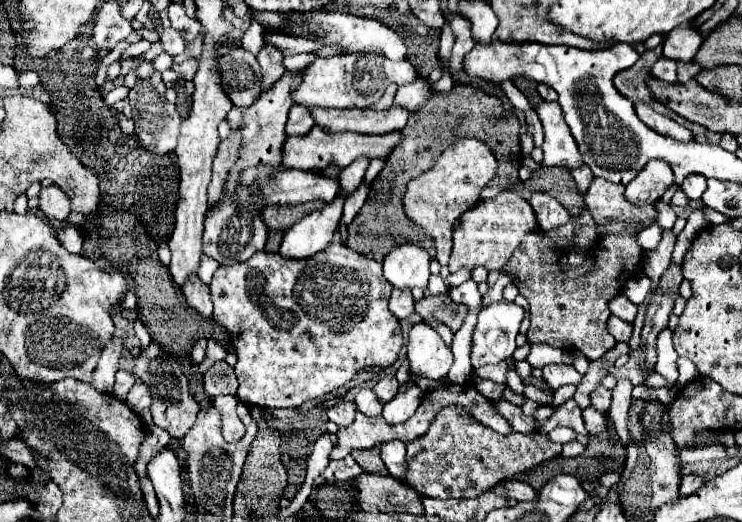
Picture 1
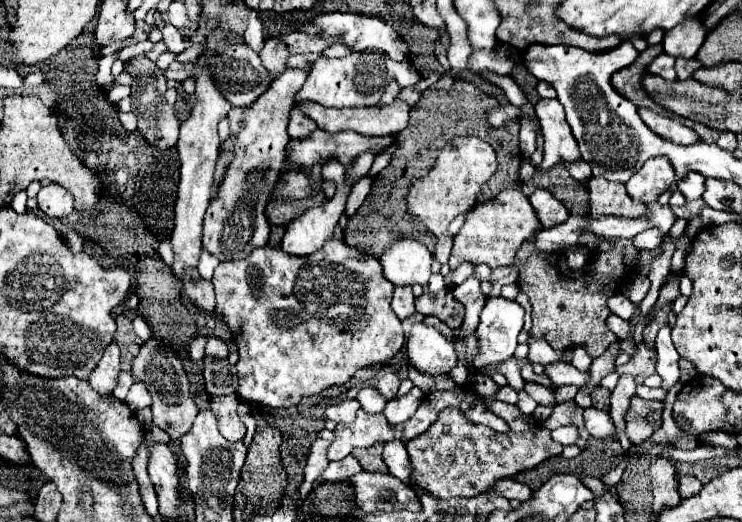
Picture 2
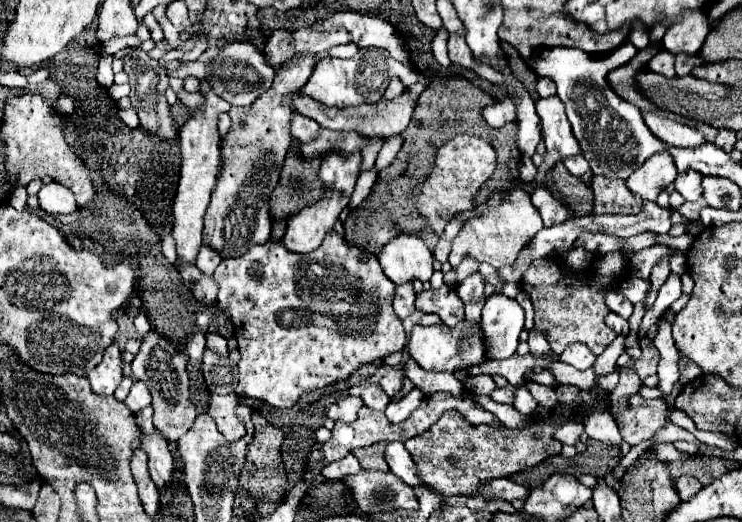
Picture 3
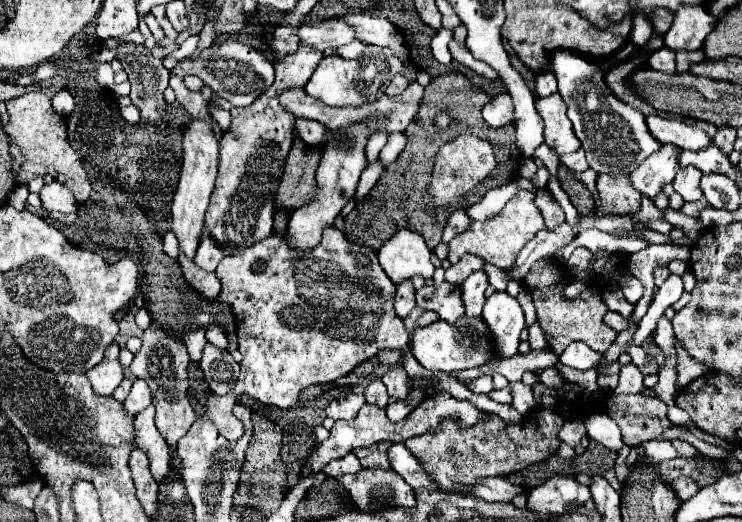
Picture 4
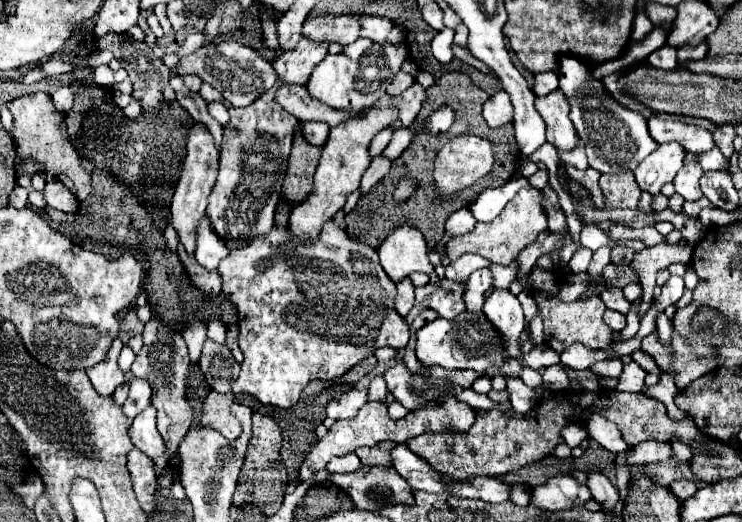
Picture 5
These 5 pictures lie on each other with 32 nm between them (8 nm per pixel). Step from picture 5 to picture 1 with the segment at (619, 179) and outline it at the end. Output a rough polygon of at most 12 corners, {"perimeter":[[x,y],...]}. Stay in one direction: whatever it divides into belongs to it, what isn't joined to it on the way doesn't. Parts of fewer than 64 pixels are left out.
{"perimeter":[[594,178],[586,206],[606,218],[652,224],[654,206],[626,200],[624,186]]}

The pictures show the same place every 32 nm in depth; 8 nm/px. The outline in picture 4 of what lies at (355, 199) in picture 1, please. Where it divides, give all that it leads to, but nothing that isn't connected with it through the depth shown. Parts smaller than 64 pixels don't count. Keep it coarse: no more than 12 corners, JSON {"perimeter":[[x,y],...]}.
{"perimeter":[[380,160],[362,172],[356,190],[358,200],[364,198],[384,172]]}

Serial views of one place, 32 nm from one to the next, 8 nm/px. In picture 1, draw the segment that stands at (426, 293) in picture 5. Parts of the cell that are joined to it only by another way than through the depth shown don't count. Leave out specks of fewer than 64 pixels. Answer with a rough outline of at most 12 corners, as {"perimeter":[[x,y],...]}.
{"perimeter":[[446,292],[424,296],[416,312],[438,322],[456,332],[466,312]]}

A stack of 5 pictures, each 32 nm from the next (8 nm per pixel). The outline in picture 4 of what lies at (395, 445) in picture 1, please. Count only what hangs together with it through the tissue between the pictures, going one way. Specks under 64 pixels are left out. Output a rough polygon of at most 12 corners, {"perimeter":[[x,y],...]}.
{"perimeter":[[392,444],[390,466],[412,486],[440,492],[422,462],[404,446]]}

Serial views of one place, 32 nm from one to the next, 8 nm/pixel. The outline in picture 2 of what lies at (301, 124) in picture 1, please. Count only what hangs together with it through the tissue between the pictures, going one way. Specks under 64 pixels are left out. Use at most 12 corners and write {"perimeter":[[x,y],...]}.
{"perimeter":[[292,108],[288,134],[306,140],[316,130],[316,122]]}

